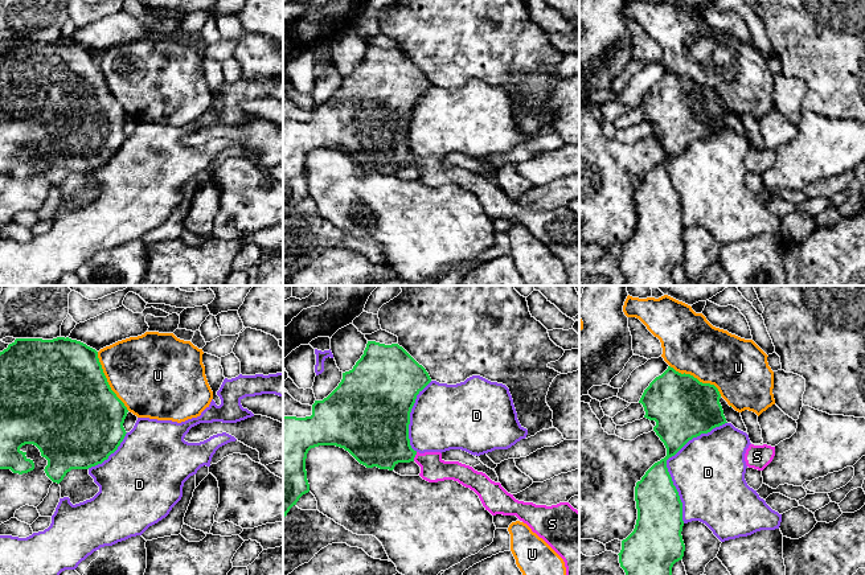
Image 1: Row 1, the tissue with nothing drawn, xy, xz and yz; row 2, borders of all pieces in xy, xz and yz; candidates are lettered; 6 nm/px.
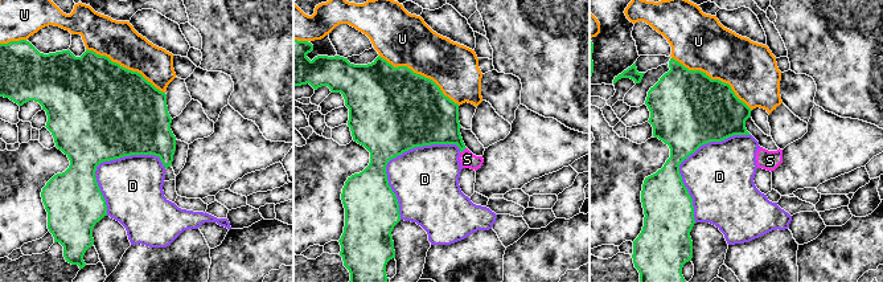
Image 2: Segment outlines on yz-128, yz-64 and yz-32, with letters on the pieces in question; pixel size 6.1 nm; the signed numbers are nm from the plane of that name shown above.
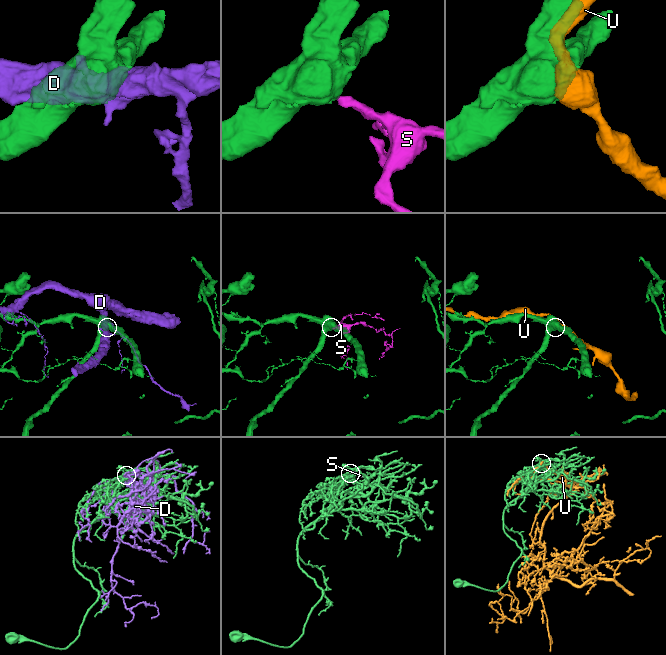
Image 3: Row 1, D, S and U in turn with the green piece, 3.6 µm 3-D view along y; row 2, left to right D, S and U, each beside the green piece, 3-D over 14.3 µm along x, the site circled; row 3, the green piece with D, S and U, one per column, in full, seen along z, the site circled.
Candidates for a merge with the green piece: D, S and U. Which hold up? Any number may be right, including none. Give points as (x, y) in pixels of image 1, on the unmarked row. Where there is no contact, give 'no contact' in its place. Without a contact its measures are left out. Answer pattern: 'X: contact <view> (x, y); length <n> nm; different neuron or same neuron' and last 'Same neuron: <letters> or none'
D: contact yz (665, 165); length 650 nm; different neuron
S: contact xz (414, 160); length 60 nm; same neuron
U: contact xy (106, 85); length 400 nm; different neuron
Same neuron: S

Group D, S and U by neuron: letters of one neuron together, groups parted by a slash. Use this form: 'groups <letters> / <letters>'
groups D / S / U

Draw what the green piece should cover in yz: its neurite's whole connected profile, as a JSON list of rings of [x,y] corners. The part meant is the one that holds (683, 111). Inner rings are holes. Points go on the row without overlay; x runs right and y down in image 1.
[[[671,70],[644,94],[639,107],[644,111],[644,122],[656,126],[653,135],[664,147],[667,160],[655,167],[636,186],[636,229],[622,245],[622,254],[618,258],[620,271],[626,276],[624,286],[673,286],[672,271],[682,263],[685,249],[681,239],[682,206],[668,176],[667,164],[693,141],[727,127],[720,102],[721,98],[714,89],[702,87],[693,79],[681,78]]]

